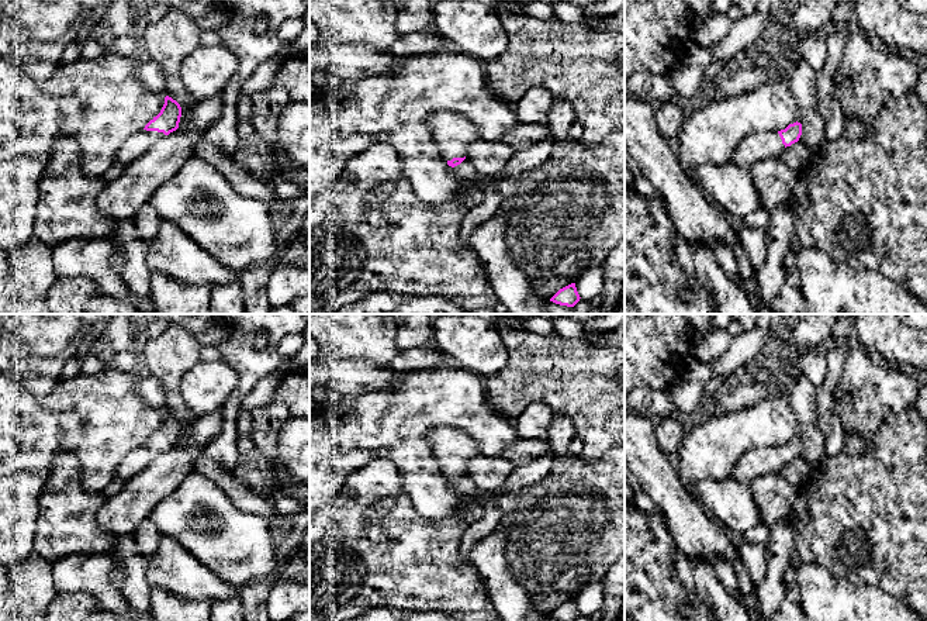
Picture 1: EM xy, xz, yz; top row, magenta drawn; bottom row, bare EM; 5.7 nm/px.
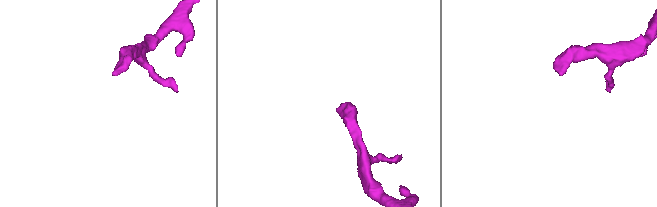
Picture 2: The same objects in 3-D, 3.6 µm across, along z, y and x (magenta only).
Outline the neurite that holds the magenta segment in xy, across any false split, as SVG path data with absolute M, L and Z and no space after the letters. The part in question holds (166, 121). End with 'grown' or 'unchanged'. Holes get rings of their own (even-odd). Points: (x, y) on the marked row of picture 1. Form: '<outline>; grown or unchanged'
M166 96L160 113L153 117L143 130L131 135L121 145L115 155L115 163L127 166L142 156L158 139L160 139L163 135L169 135L179 128L180 117L180 104L172 97Z; grown

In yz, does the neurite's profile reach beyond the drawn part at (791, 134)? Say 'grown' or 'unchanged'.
grown

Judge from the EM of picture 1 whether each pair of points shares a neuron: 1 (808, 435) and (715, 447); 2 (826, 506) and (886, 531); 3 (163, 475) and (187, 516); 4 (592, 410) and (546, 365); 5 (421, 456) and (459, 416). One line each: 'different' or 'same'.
1: same
2: same
3: different
4: same
5: same

